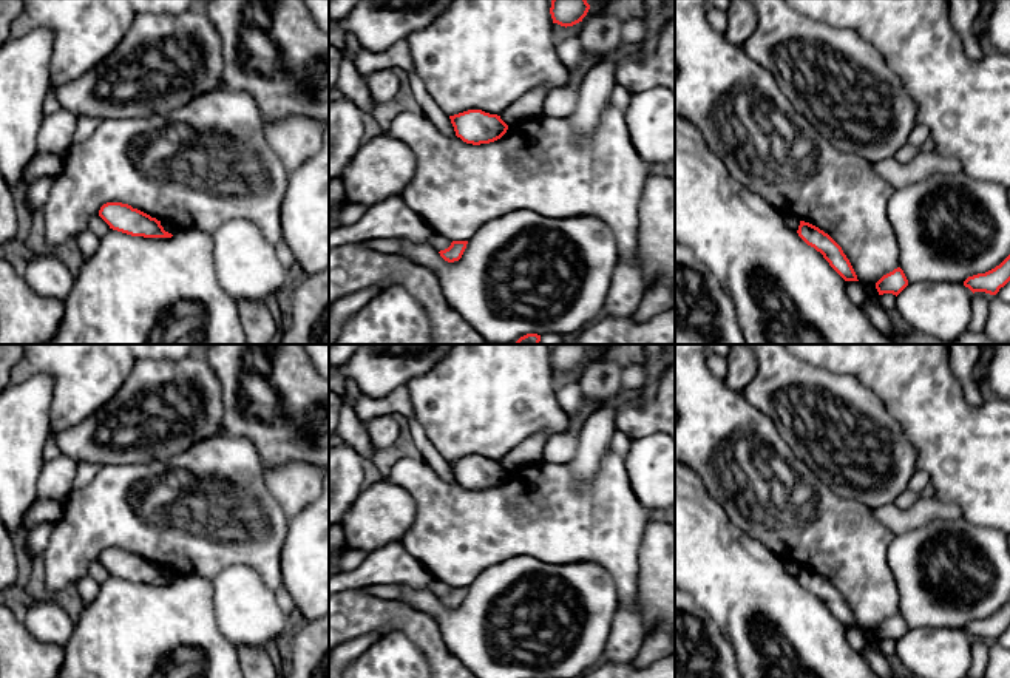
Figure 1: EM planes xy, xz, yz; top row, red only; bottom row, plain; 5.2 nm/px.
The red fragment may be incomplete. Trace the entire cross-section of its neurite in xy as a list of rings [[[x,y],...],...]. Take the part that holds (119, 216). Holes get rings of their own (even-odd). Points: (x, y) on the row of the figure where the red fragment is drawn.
[[[107,202],[100,207],[99,216],[110,225],[110,229],[144,238],[171,238],[165,232],[161,221],[150,215],[133,208],[122,202]]]

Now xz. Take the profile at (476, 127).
[[[468,110],[449,116],[456,136],[466,144],[480,145],[500,139],[508,125],[497,114],[490,114],[482,110]]]

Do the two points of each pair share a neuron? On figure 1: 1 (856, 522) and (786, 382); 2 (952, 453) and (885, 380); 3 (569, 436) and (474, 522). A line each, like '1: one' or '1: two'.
1: two
2: one
3: two

